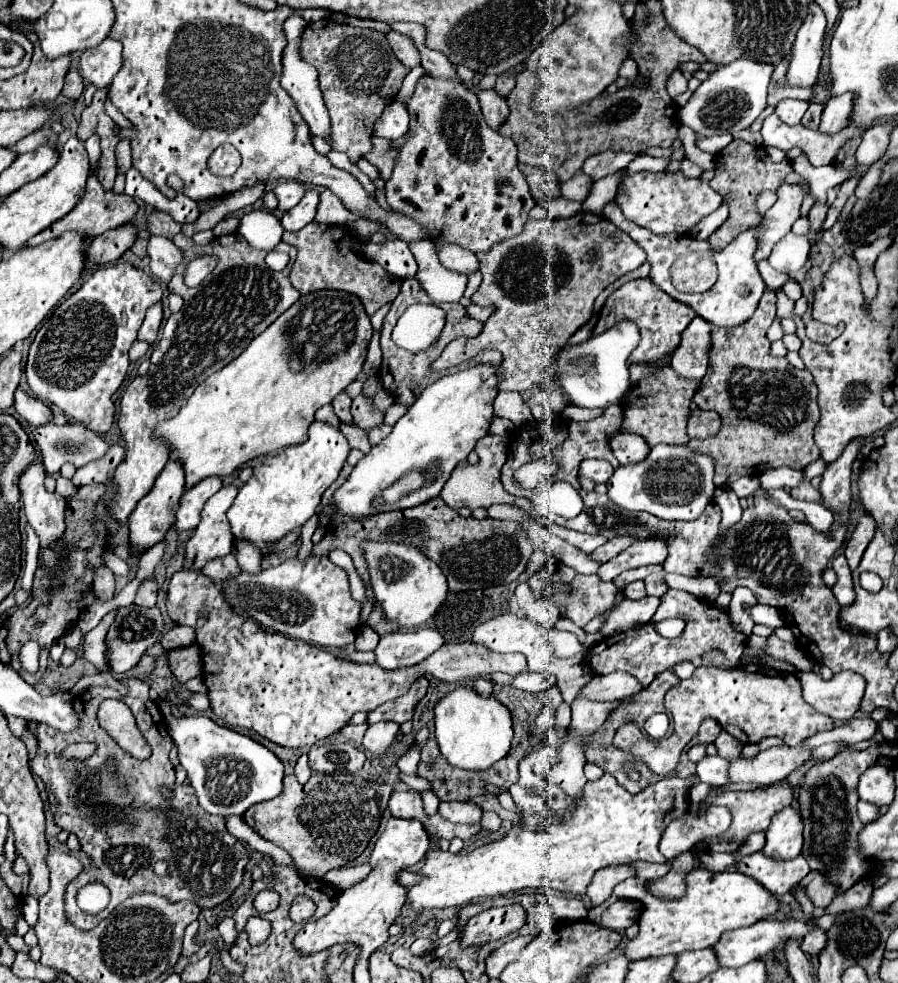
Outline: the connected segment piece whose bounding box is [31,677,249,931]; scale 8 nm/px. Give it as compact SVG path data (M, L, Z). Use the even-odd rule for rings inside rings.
M123 679L121 683L129 685L127 695L119 695L113 687L91 687L73 699L73 707L81 717L81 725L71 733L59 733L49 725L37 727L37 755L31 763L35 775L39 775L47 787L47 795L51 801L51 811L55 815L55 823L79 837L81 851L91 859L93 867L85 867L65 891L65 911L67 921L81 931L89 931L97 927L119 903L139 893L155 893L163 895L167 901L191 901L201 909L213 909L227 901L233 891L241 885L245 865L249 863L249 855L235 853L233 845L237 839L225 831L223 817L207 815L195 799L195 791L191 785L177 785L175 771L169 761L171 737L167 735L165 717L159 711L159 705L149 699L149 685L141 679ZM103 699L121 699L133 711L135 723L143 733L145 741L151 745L151 757L141 761L131 753L123 751L117 741L99 725L97 709ZM71 743L97 743L97 751L85 763L59 763L59 753L63 747ZM115 757L117 769L125 779L129 789L127 795L121 795L113 785L113 777L103 769L105 759ZM159 785L167 785L173 789L175 797L171 803L165 803L157 791ZM129 825L135 829L129 831ZM165 859L171 863L169 877L157 877L153 873L155 861ZM93 879L103 881L111 889L111 903L99 915L83 913L77 903L77 891L91 883Z

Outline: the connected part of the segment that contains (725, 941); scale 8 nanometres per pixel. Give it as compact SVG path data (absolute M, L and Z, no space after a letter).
M763 919L753 923L751 927L743 927L743 929L735 929L735 931L727 931L723 933L723 937L713 945L713 949L717 951L719 963L721 967L741 967L753 959L765 957L769 951L775 951L777 947L783 947L783 943L787 939L801 939L810 931L809 925L805 925L805 921L801 919L785 919L785 921L777 921L777 919Z

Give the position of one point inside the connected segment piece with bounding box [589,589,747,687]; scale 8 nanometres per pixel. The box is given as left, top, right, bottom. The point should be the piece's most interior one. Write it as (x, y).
(642, 652)

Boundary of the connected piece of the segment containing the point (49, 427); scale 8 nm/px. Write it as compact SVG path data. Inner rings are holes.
M47 423L43 427L31 429L41 449L43 467L49 475L55 475L63 463L83 467L93 459L101 459L109 449L101 435L89 431L79 423L69 423L65 427Z

